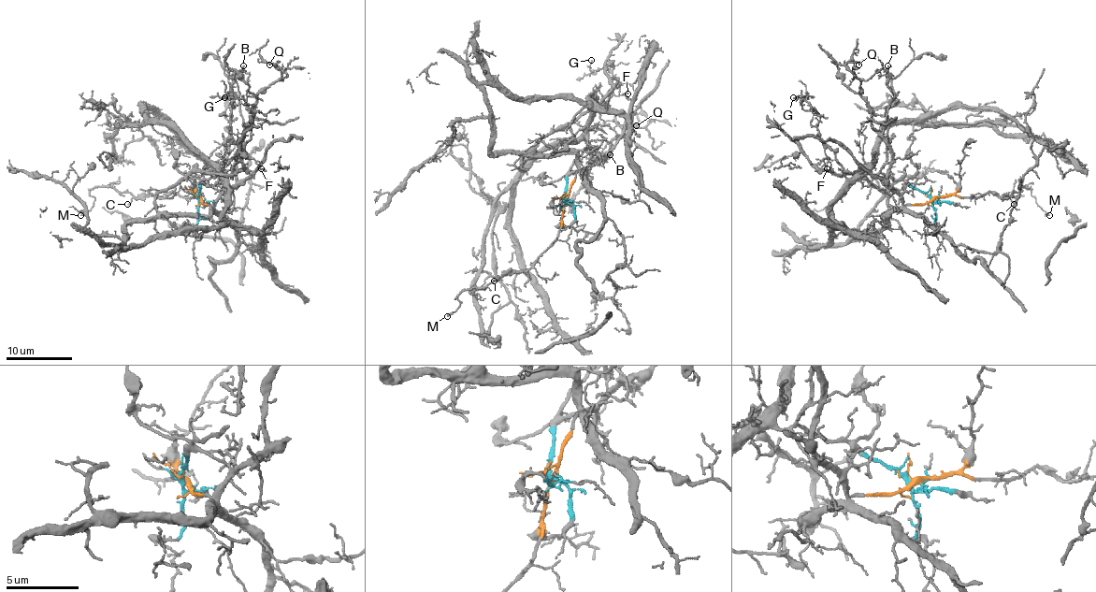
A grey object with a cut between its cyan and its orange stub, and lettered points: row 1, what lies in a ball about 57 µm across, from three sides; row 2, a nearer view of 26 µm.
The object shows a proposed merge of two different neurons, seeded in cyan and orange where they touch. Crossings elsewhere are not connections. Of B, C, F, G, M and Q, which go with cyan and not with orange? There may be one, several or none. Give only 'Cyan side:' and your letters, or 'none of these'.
Cyan side: B, F, G

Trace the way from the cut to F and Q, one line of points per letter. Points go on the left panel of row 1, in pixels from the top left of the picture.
F: (198, 197), (200, 184), (216, 174), (226, 178), (231, 172), (231, 166), (243, 148), (250, 159), (261, 169)
Q: (198, 197), (203, 204), (211, 204), (235, 182), (237, 149), (256, 96), (281, 77), (271, 62), (269, 64)

